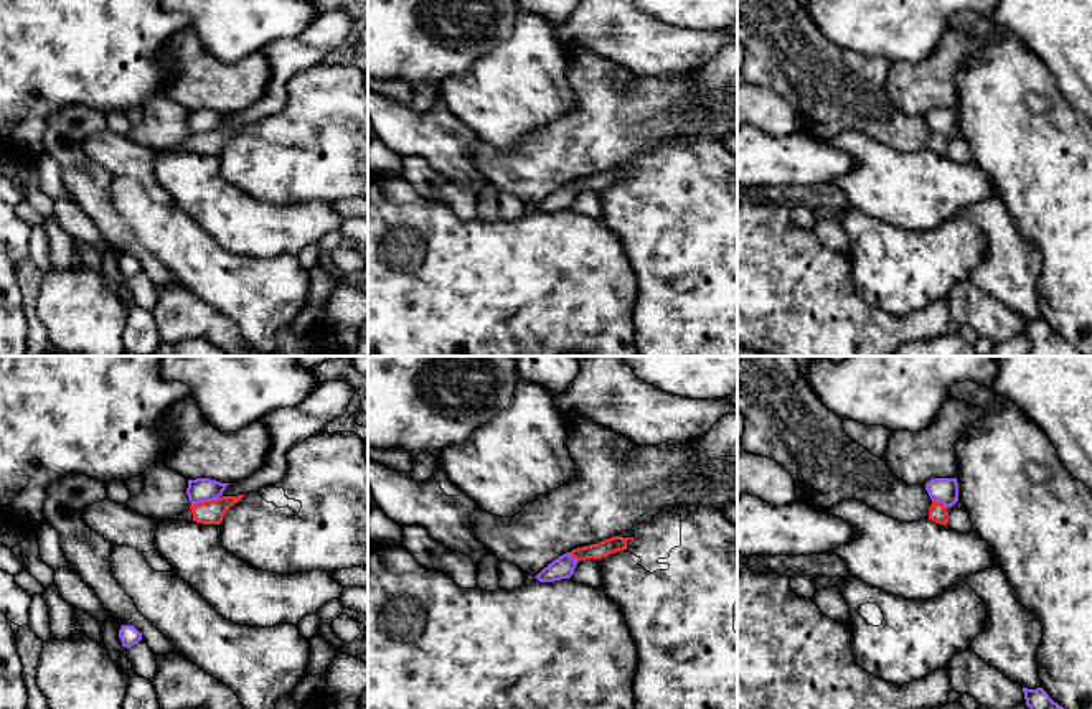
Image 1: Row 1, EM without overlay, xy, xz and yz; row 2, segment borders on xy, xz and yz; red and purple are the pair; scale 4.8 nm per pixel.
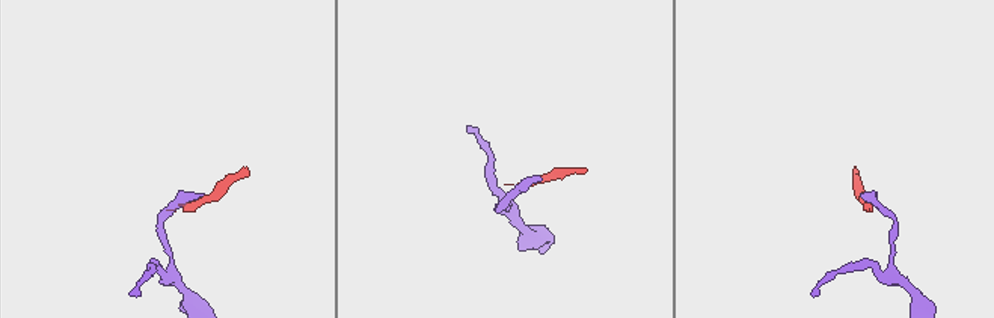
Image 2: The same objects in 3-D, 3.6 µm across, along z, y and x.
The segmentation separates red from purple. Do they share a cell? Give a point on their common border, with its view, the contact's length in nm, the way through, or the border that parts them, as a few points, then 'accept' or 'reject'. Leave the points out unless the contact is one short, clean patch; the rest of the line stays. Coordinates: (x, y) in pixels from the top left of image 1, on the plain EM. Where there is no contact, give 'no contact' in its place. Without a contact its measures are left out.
xy (205, 132) | 140 nm | along xy (218, 127), (192, 136) | reject

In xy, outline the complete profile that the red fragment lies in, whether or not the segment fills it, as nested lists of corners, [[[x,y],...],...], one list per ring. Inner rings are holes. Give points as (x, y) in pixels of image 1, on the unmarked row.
[[[244,125],[238,127],[221,127],[214,132],[203,132],[198,135],[190,135],[188,140],[180,143],[177,150],[180,152],[196,152],[203,155],[221,155],[226,142],[238,134]]]

